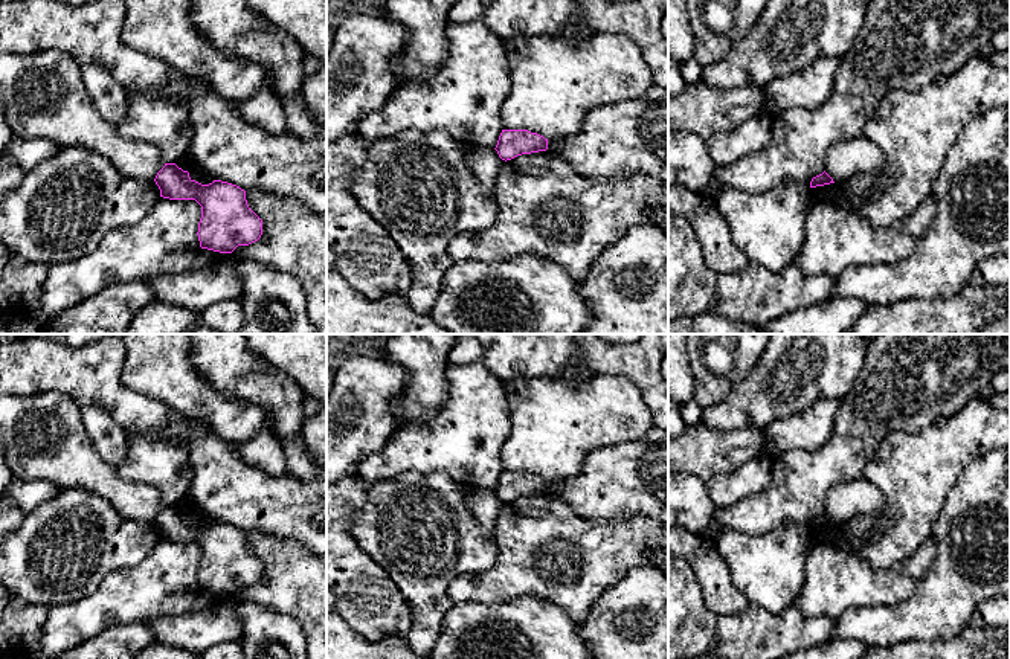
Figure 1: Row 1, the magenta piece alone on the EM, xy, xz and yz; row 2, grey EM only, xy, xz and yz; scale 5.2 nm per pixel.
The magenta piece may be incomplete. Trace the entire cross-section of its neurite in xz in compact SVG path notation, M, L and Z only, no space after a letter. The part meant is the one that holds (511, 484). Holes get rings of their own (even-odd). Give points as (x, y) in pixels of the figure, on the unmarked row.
M502 471L494 490L502 502L548 491L548 481L528 471Z

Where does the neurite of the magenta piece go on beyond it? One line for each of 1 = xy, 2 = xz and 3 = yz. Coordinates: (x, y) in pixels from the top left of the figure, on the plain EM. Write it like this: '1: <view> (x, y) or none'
1: none
2: none
3: none

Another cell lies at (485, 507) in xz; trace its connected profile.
M479 490L468 494L467 506L487 538L494 538L496 522L503 505L496 491Z

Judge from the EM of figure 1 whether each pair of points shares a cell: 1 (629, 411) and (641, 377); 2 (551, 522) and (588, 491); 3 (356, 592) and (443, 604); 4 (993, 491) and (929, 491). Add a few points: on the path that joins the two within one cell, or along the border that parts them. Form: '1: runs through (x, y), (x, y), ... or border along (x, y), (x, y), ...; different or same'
1: border along (603, 372), (627, 377), (640, 389), (652, 415); different
2: border along (546, 491), (565, 501), (582, 516), (603, 519); different
3: border along (385, 571), (411, 612), (411, 630), (406, 636); different
4: border along (971, 462), (949, 488), (942, 513), (932, 523); different

